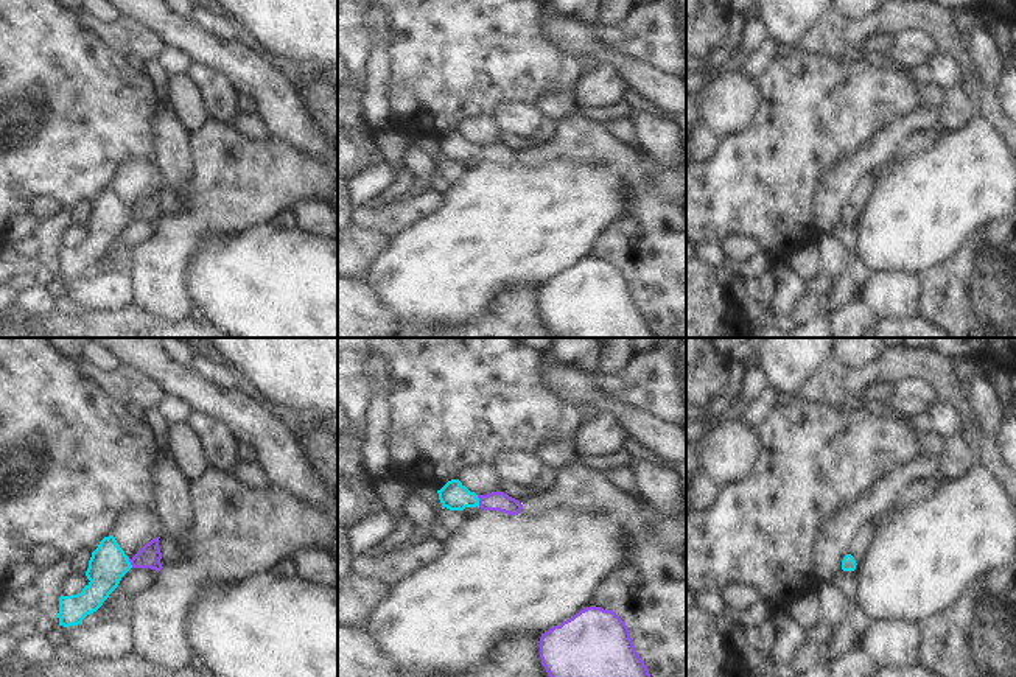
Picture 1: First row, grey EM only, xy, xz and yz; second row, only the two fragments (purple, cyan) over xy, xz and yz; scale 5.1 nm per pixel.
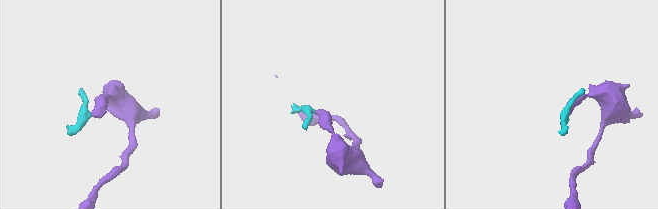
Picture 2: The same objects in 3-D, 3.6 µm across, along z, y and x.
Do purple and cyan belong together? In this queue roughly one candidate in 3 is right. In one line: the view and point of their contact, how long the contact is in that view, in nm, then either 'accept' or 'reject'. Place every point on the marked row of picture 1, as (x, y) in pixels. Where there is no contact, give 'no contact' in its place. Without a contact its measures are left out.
meets purple in xz at (479, 500); contact 60 nm long; accept

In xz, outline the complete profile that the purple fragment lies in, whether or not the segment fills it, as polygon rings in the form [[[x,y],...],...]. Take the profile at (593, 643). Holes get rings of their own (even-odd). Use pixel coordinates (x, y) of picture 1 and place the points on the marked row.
[[[593,605],[541,633],[540,658],[549,677],[650,677],[625,623]]]

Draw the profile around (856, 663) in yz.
[[[853,651],[829,665],[831,677],[874,677],[876,668],[860,651]]]

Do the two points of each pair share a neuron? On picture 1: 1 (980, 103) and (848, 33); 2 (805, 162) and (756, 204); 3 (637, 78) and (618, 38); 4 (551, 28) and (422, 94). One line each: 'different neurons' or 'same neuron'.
1: same neuron
2: same neuron
3: different neurons
4: different neurons

